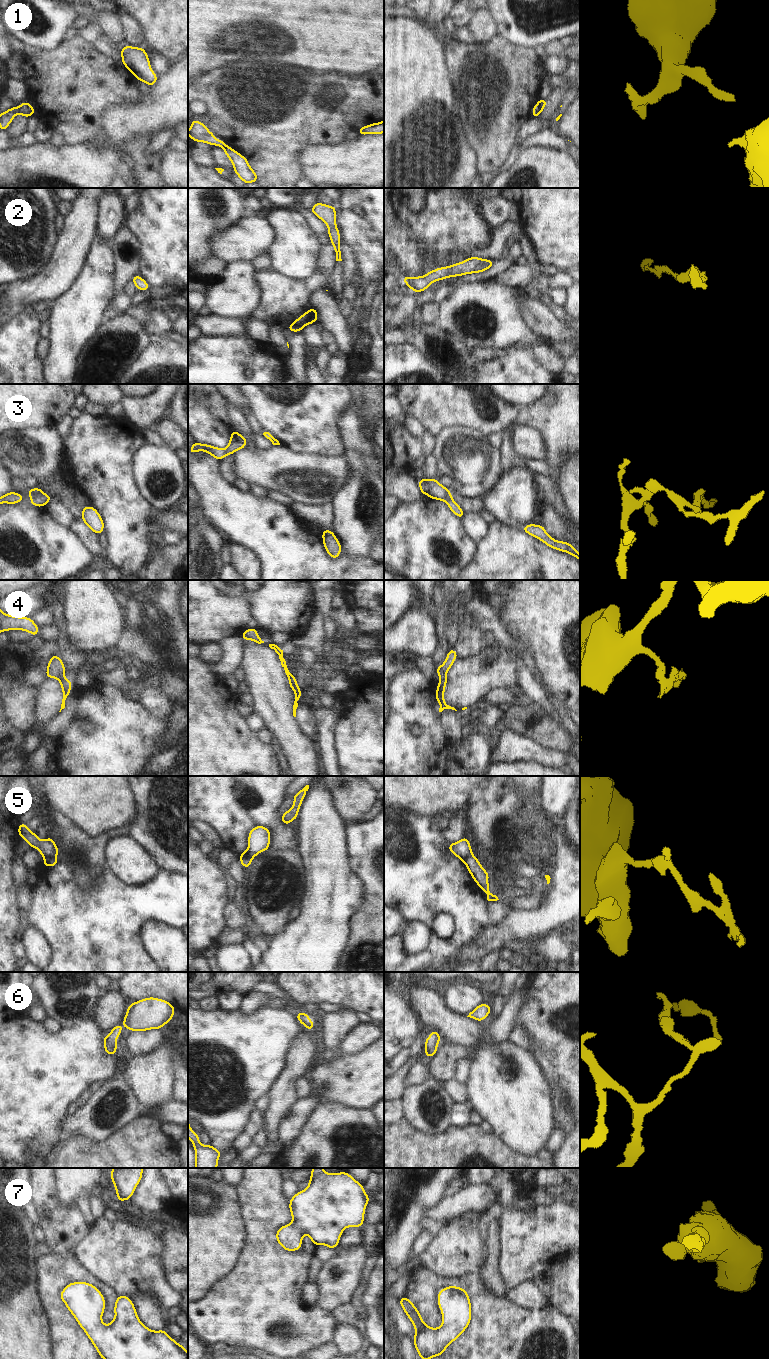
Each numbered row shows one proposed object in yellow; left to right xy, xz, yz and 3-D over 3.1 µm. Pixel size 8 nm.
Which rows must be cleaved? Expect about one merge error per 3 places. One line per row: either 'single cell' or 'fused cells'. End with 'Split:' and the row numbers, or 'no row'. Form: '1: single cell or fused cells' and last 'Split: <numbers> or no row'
1: fused cells
2: single cell
3: single cell
4: fused cells
5: fused cells
6: single cell
7: single cell
Split: 1, 4, 5

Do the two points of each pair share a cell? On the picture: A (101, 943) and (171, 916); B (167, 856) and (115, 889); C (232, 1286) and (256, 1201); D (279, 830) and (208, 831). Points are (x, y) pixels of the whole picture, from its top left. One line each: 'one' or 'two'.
A: one
B: two
C: one
D: two

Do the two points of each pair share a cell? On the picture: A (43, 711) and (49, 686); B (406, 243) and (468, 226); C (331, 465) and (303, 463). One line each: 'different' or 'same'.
A: same
B: same
C: same

